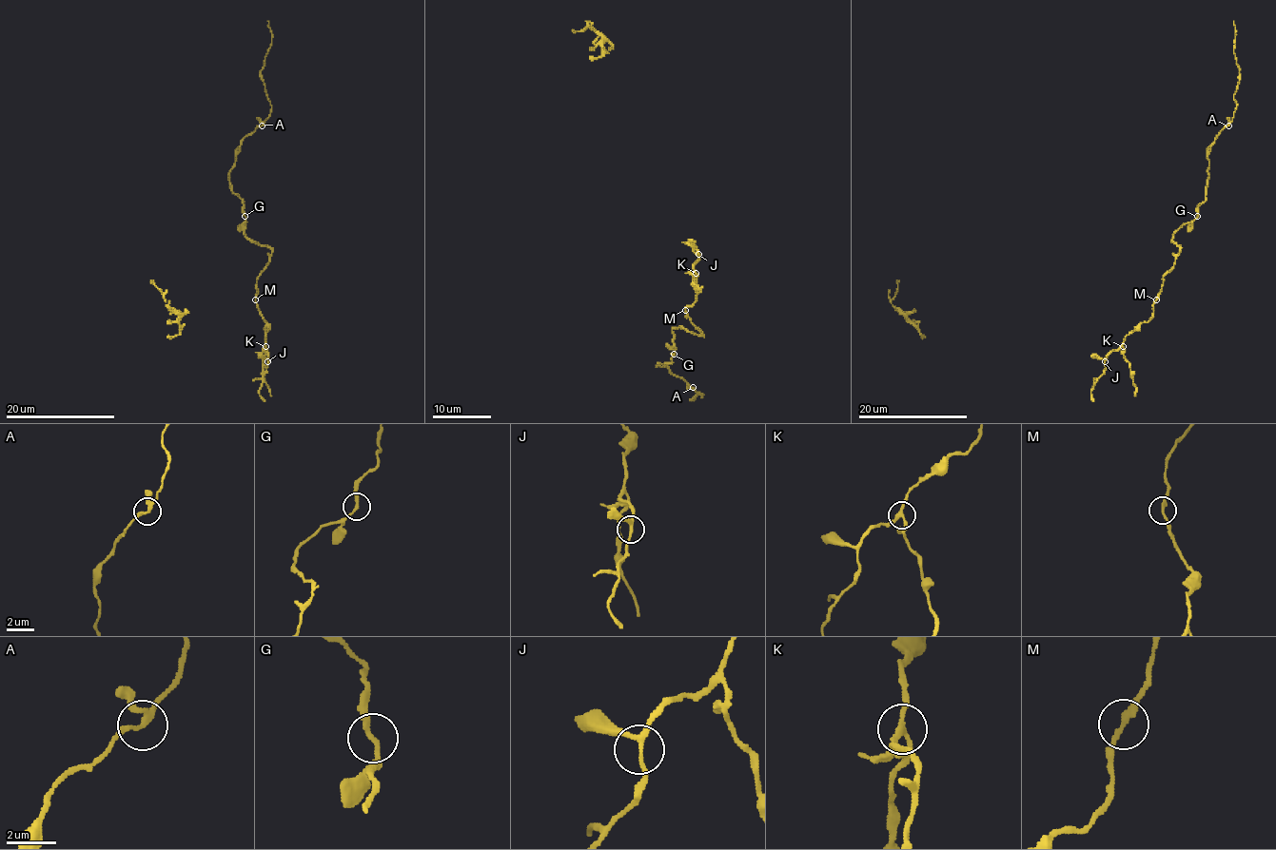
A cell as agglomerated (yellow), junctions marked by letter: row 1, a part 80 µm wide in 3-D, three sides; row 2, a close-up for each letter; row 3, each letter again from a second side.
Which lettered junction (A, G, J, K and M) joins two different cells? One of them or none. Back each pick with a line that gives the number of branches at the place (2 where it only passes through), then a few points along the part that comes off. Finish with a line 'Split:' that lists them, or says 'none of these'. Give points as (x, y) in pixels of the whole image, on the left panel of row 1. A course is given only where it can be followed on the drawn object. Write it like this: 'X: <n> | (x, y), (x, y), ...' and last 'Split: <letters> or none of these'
K: 3 | (265, 347), (264, 378), (271, 396)
Split: K

